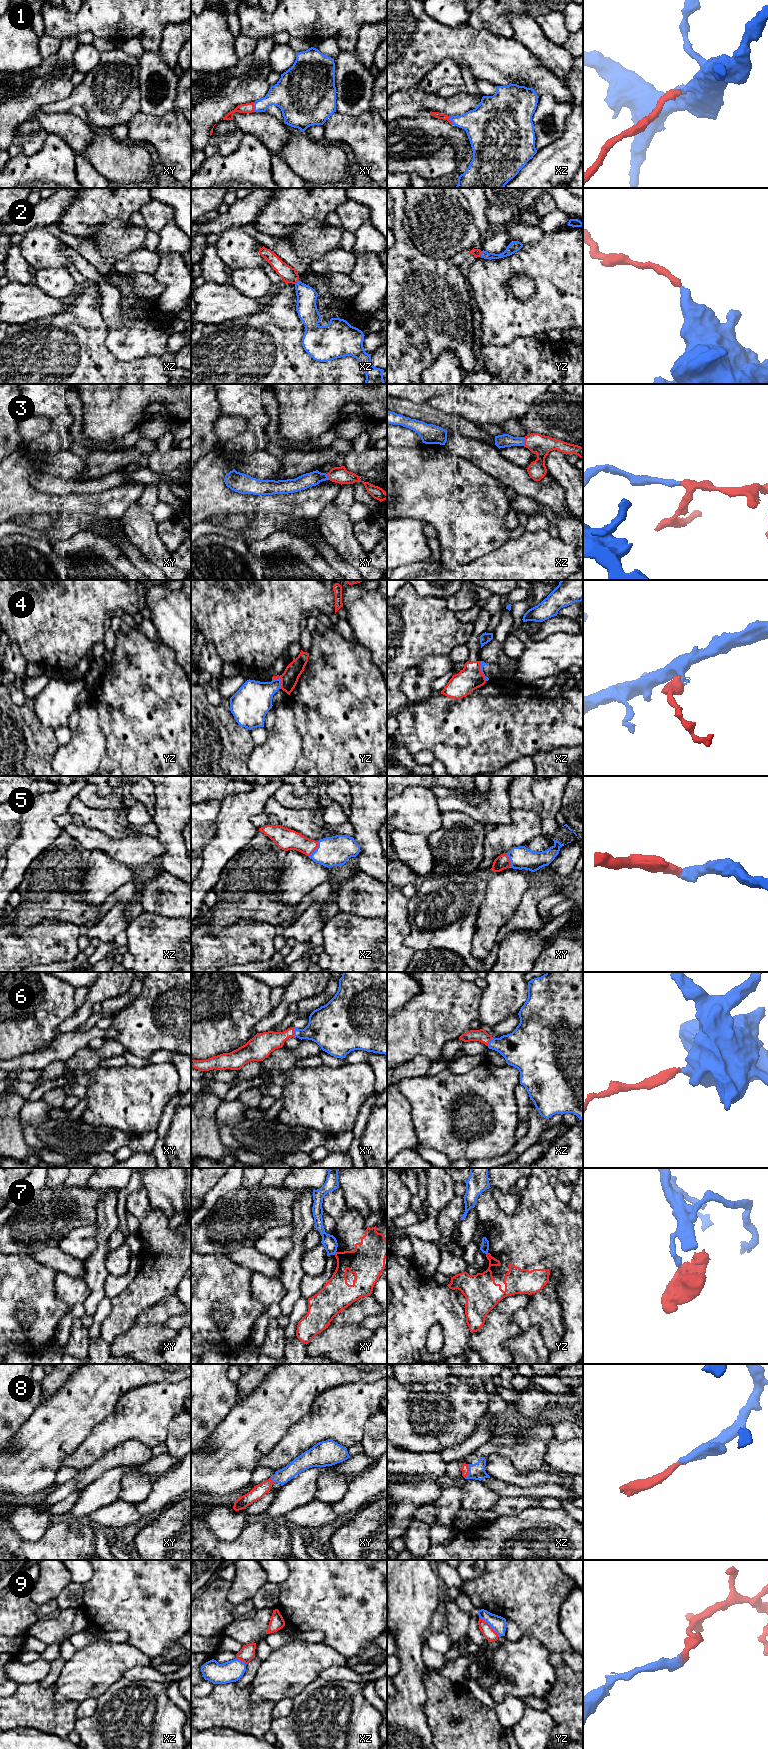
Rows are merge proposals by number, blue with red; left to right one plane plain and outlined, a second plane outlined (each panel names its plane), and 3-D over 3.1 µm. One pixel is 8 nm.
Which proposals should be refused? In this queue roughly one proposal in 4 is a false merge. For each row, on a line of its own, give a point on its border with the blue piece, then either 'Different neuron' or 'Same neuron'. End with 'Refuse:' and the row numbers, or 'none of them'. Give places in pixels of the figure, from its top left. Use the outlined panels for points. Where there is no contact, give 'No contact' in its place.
1: Touches blue at xy (254, 107). Same neuron
2: Touches blue at yz (481, 254). Same neuron
3: Touches blue at xz (523, 441). Same neuron
4: Touches blue at xz (481, 671). Different neuron
5: Touches blue at xz (316, 849). Same neuron
6: Touches blue at xy (294, 1032). Same neuron
7: Touches blue at xy (335, 1252). Different neuron
8: Touches blue at xz (469, 1471). Same neuron
9: Touches blue at yz (490, 1625). Different neuron
Refuse: 4, 7, 9

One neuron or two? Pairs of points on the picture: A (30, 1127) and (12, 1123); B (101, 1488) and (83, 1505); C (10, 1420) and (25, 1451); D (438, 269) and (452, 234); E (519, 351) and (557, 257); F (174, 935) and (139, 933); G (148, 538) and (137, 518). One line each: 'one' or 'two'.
A: two
B: one
C: two
D: two
E: two
F: one
G: one

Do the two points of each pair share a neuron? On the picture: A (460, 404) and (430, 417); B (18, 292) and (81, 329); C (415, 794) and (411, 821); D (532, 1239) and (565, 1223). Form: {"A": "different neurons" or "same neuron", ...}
{"A": "different neurons", "B": "different neurons", "C": "same neuron", "D": "same neuron"}

